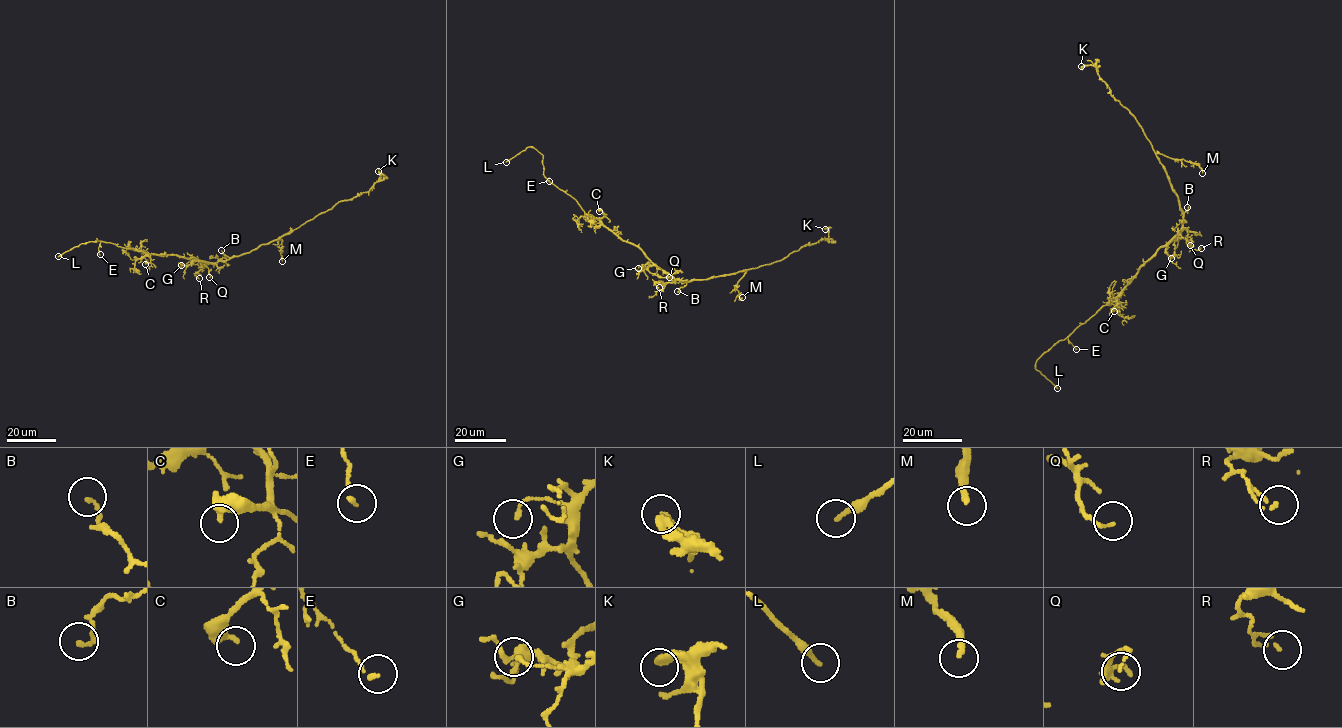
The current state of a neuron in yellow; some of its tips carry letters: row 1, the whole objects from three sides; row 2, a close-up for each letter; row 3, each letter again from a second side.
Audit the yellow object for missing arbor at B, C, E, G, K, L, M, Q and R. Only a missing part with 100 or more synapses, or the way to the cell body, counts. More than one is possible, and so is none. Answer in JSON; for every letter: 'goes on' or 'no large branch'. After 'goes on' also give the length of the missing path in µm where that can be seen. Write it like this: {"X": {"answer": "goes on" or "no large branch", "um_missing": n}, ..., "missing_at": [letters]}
{"B": {"answer": "no large branch"}, "C": {"answer": "no large branch"}, "E": {"answer": "no large branch"}, "G": {"answer": "no large branch"}, "K": {"answer": "no large branch"}, "L": {"answer": "goes on", "um_missing": 8}, "M": {"answer": "no large branch"}, "Q": {"answer": "no large branch"}, "R": {"answer": "no large branch"}, "missing_at": ["L"]}

